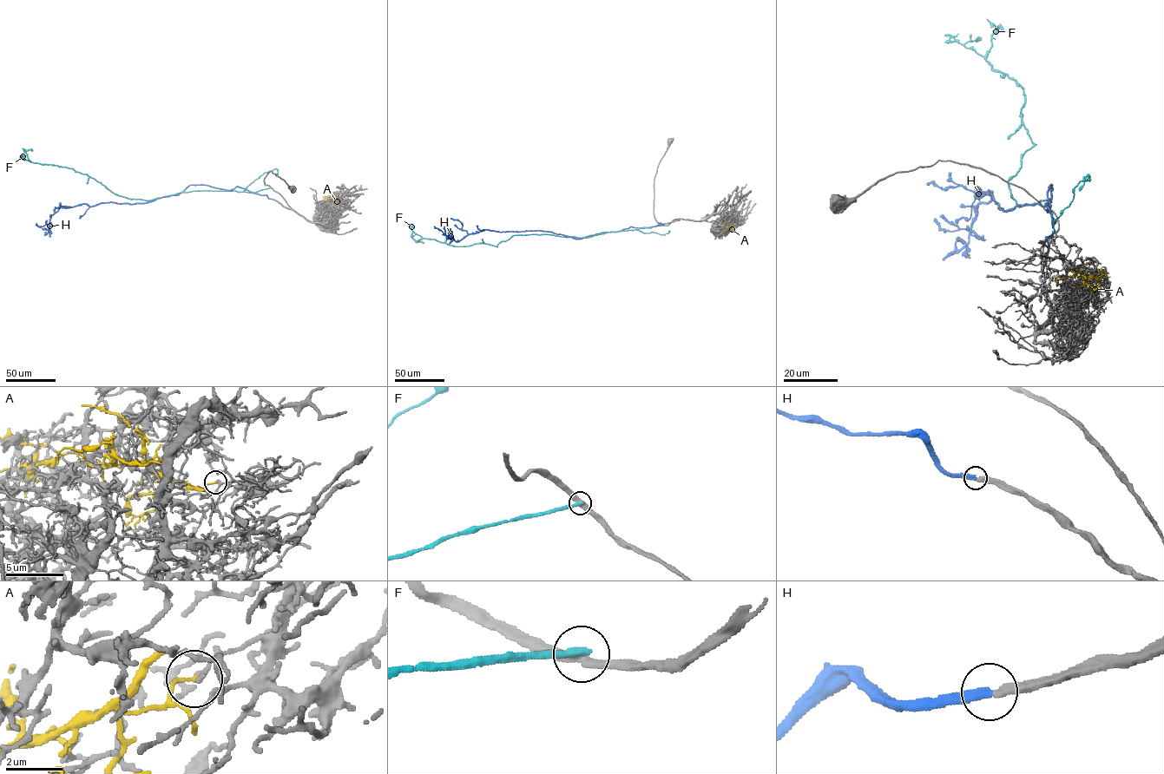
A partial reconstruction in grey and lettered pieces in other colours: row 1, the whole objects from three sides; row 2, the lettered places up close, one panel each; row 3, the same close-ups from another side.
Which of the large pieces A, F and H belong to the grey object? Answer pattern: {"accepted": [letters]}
{"accepted": ["H"]}

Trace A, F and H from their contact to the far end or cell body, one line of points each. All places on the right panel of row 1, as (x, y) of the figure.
A: (1081, 285), (1087, 278), (1084, 276), (1062, 276), (1052, 281)
F: (1057, 220), (1050, 201), (1020, 206), (1009, 187), (1034, 146), (1023, 88), (950, 42), (958, 33)
H: (1048, 250), (1049, 184), (1044, 206), (1005, 211), (977, 188), (990, 200), (968, 230), (935, 218)

